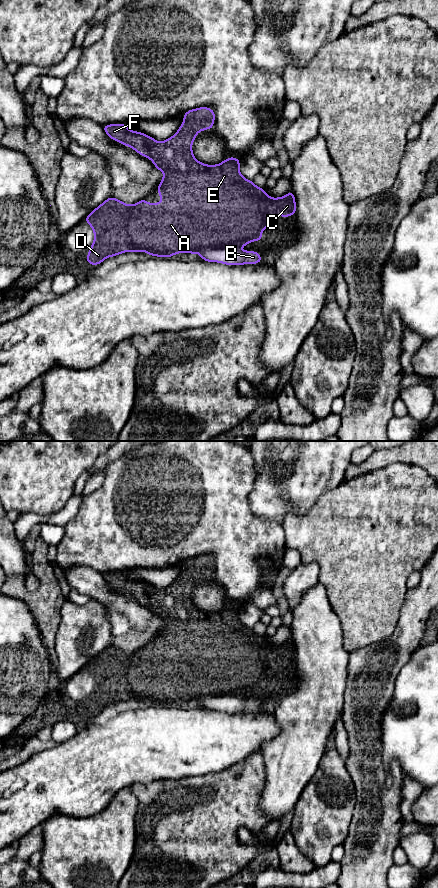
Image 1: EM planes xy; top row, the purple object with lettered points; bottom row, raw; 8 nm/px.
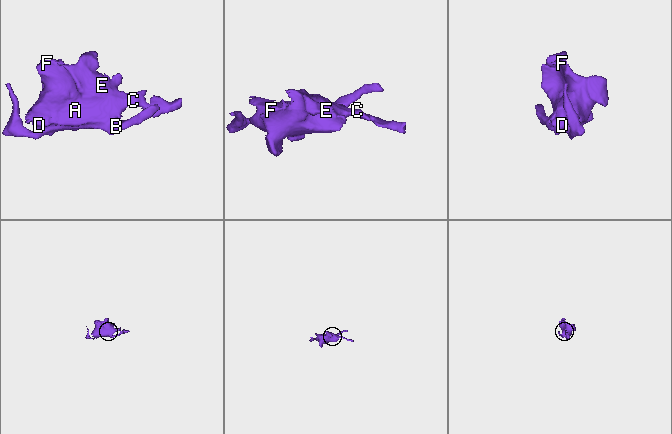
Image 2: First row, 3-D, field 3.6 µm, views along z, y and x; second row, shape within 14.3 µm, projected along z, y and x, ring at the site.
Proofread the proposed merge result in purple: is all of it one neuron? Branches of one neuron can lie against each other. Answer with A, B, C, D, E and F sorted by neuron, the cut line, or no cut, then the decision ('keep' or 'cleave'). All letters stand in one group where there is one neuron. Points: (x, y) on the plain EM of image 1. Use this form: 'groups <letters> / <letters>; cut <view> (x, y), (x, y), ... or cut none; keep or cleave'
groups A B C D E F; cut none; keep

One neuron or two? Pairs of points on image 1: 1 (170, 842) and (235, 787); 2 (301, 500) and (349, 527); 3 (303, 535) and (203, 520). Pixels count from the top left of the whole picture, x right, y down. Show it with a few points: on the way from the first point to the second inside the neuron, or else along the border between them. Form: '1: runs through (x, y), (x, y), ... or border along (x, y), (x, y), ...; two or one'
1: runs through (186, 827), (219, 803); one
2: border along (330, 492), (322, 494), (301, 514), (288, 512); two
3: border along (282, 525), (285, 547); two

